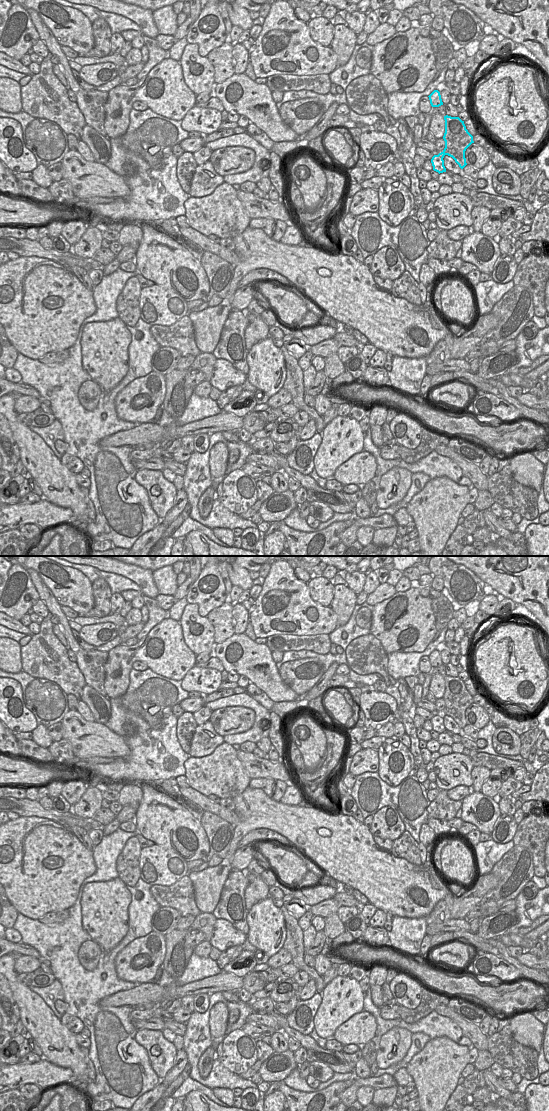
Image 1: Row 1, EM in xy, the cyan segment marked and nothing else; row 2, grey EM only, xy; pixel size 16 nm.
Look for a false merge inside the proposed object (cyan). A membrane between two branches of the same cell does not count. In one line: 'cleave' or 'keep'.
cleave

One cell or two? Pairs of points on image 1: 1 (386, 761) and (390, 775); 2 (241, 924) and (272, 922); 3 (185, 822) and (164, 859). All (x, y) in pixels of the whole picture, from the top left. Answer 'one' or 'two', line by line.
1: one
2: two
3: two

